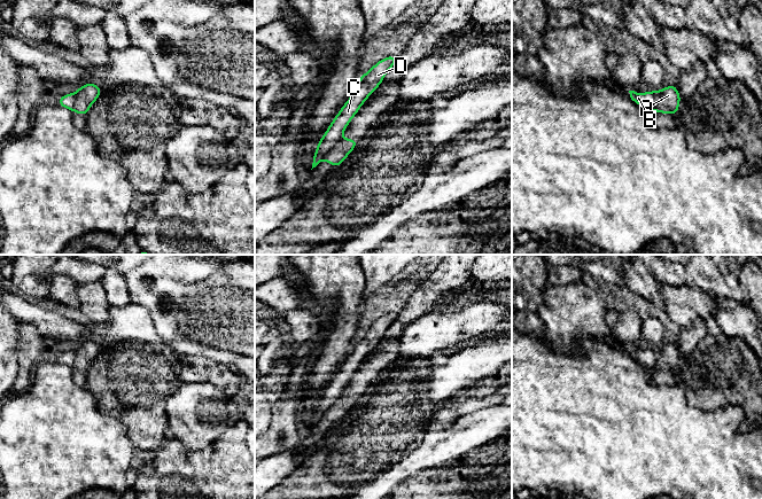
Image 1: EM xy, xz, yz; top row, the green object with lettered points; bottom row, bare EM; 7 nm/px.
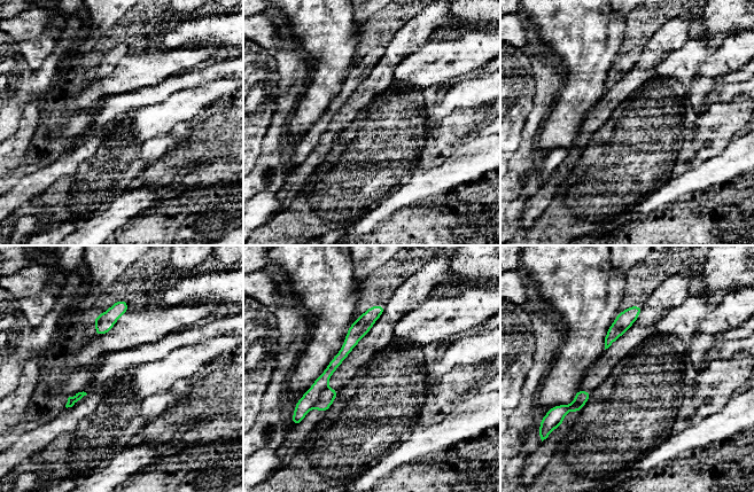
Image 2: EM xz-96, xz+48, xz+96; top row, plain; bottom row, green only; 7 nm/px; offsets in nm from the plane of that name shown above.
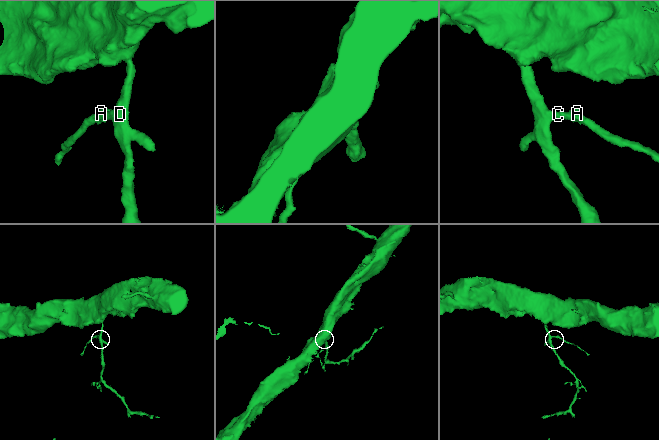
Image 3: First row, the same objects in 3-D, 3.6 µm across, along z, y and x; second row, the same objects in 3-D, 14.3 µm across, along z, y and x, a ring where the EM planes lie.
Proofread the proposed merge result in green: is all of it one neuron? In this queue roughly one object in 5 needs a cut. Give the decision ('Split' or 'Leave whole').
Split

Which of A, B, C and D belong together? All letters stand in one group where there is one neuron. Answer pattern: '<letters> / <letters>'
A / B C D

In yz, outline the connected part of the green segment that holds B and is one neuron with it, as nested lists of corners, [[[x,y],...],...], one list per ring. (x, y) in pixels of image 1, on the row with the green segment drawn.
[[[629,91],[631,100],[648,111],[655,111],[659,96],[655,91],[648,91],[646,93],[637,93]]]

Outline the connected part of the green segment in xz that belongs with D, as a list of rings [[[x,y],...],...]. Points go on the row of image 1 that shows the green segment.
[[[389,55],[376,62],[370,71],[361,75],[356,84],[353,94],[333,118],[331,125],[325,131],[324,137],[318,140],[318,147],[313,151],[312,169],[324,159],[324,156],[334,147],[335,142],[342,138],[344,130],[348,127],[355,115],[359,111],[370,95],[382,84],[387,72],[396,63],[397,56]]]

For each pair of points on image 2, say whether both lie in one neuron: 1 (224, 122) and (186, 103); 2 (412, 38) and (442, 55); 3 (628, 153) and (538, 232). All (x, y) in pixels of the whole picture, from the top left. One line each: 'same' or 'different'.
1: different
2: different
3: same

